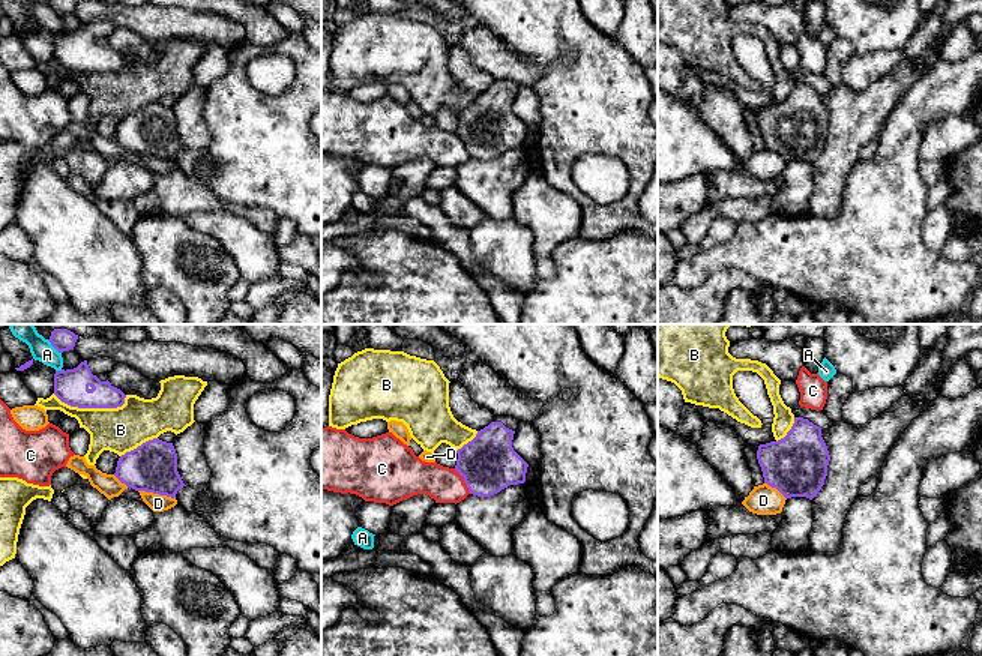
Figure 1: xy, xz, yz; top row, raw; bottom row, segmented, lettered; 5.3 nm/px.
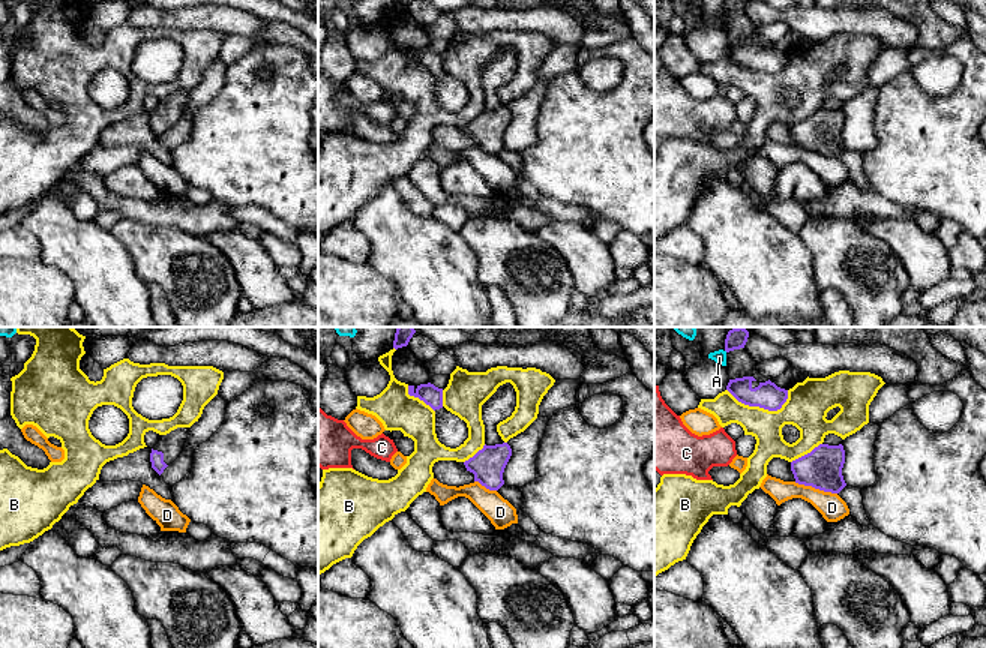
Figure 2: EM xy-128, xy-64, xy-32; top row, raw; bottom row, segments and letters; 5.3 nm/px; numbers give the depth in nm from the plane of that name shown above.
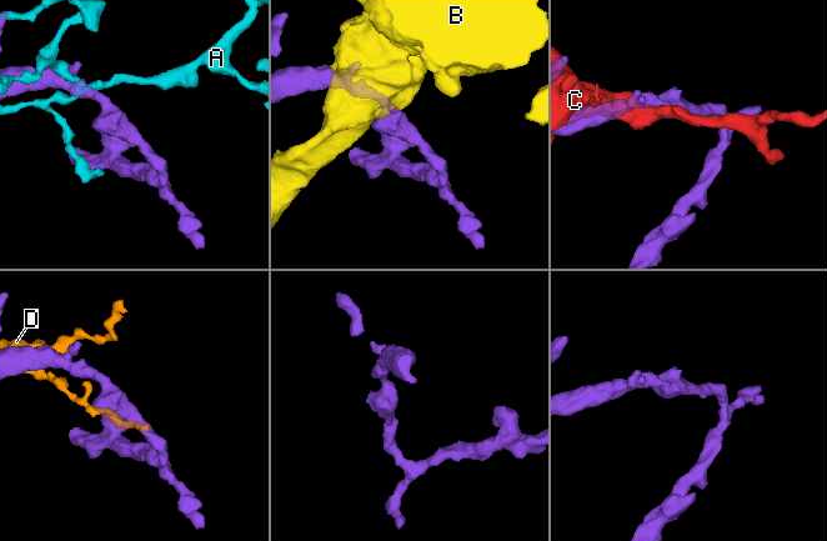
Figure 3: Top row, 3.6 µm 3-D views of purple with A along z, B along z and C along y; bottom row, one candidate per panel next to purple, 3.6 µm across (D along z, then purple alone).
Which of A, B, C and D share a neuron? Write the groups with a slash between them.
A / B / C / D

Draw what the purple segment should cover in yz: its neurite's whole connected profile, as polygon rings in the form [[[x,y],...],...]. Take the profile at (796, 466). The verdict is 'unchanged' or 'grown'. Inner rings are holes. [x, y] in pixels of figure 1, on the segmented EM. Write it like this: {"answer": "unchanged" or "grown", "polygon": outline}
{"answer": "unchanged", "polygon": [[[794,417],[784,438],[758,446],[757,459],[764,483],[785,498],[812,500],[824,485],[830,455],[821,428],[808,419]]]}

